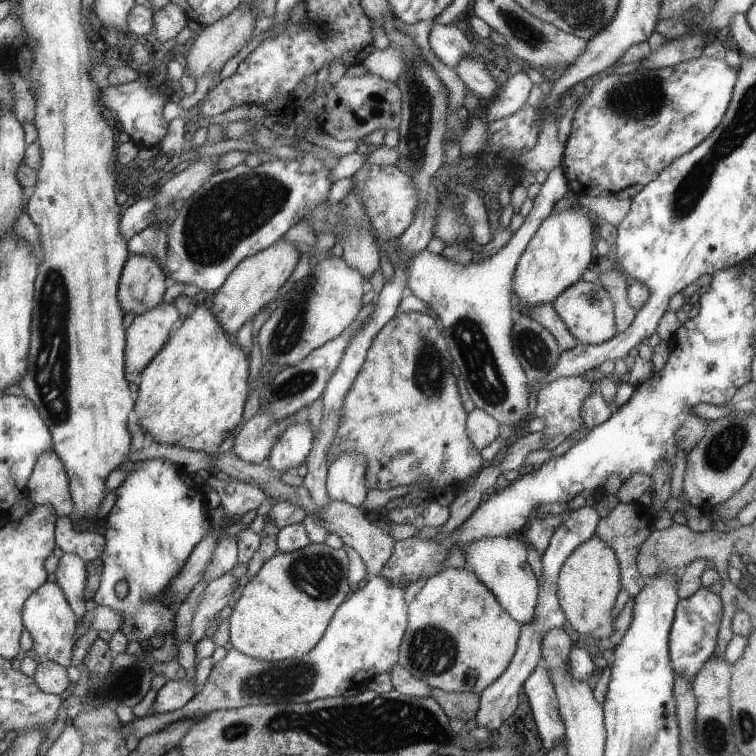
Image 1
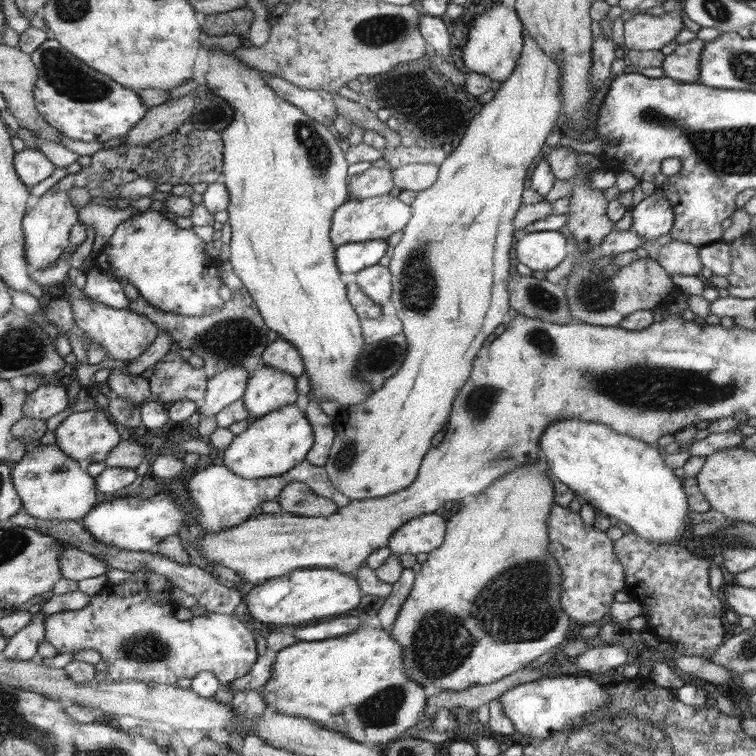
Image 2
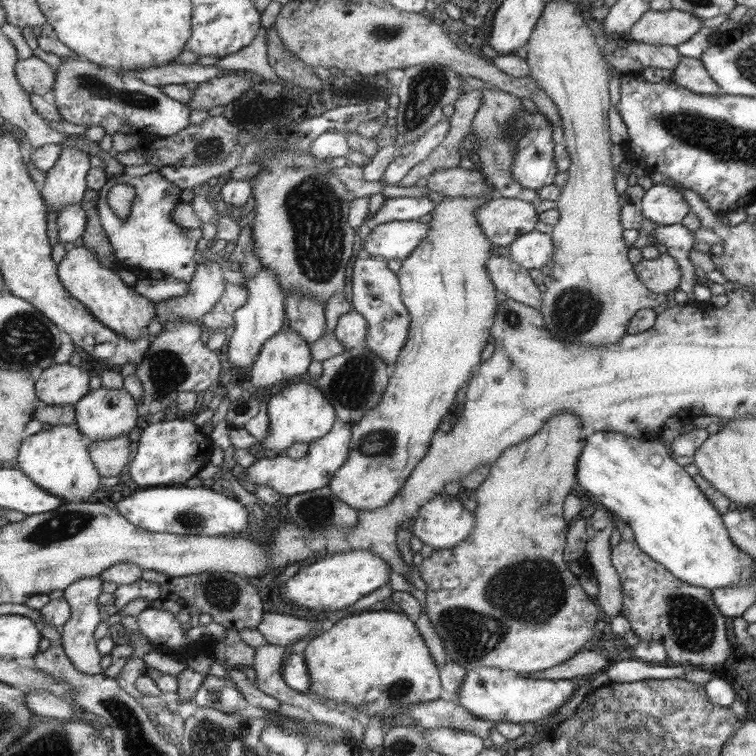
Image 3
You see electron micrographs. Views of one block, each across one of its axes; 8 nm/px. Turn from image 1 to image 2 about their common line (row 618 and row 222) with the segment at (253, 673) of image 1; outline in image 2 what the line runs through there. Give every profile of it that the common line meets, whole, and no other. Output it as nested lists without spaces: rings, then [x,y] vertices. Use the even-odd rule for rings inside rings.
[[[389,194],[369,199],[352,199],[344,203],[335,212],[331,226],[331,241],[335,246],[350,242],[368,242],[369,240],[388,239],[394,232],[402,230],[411,220],[411,205]]]

